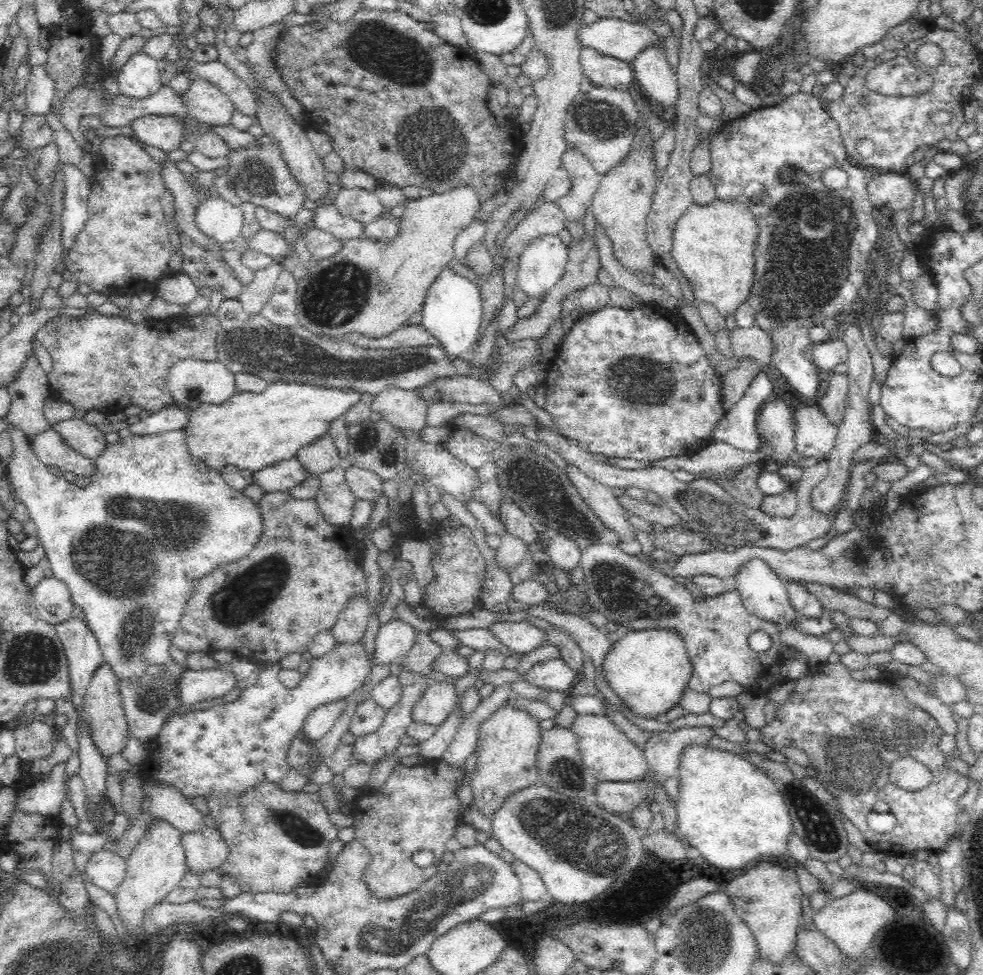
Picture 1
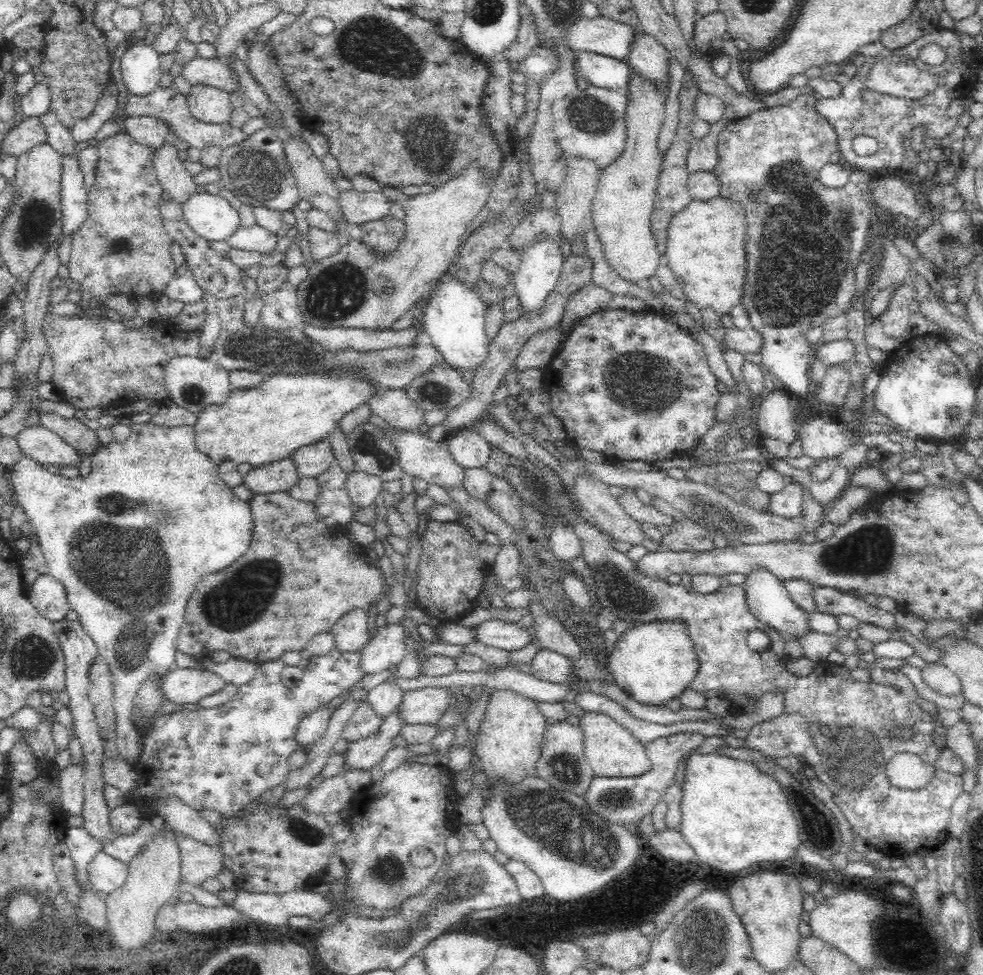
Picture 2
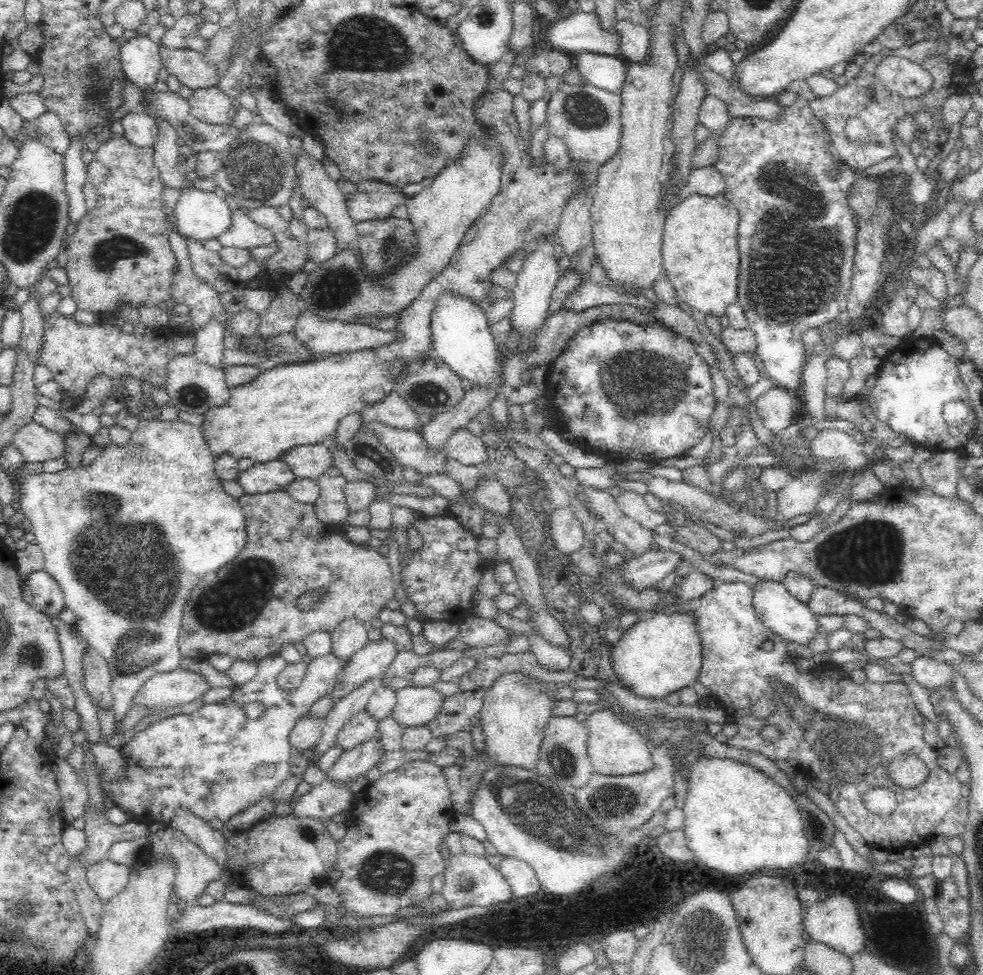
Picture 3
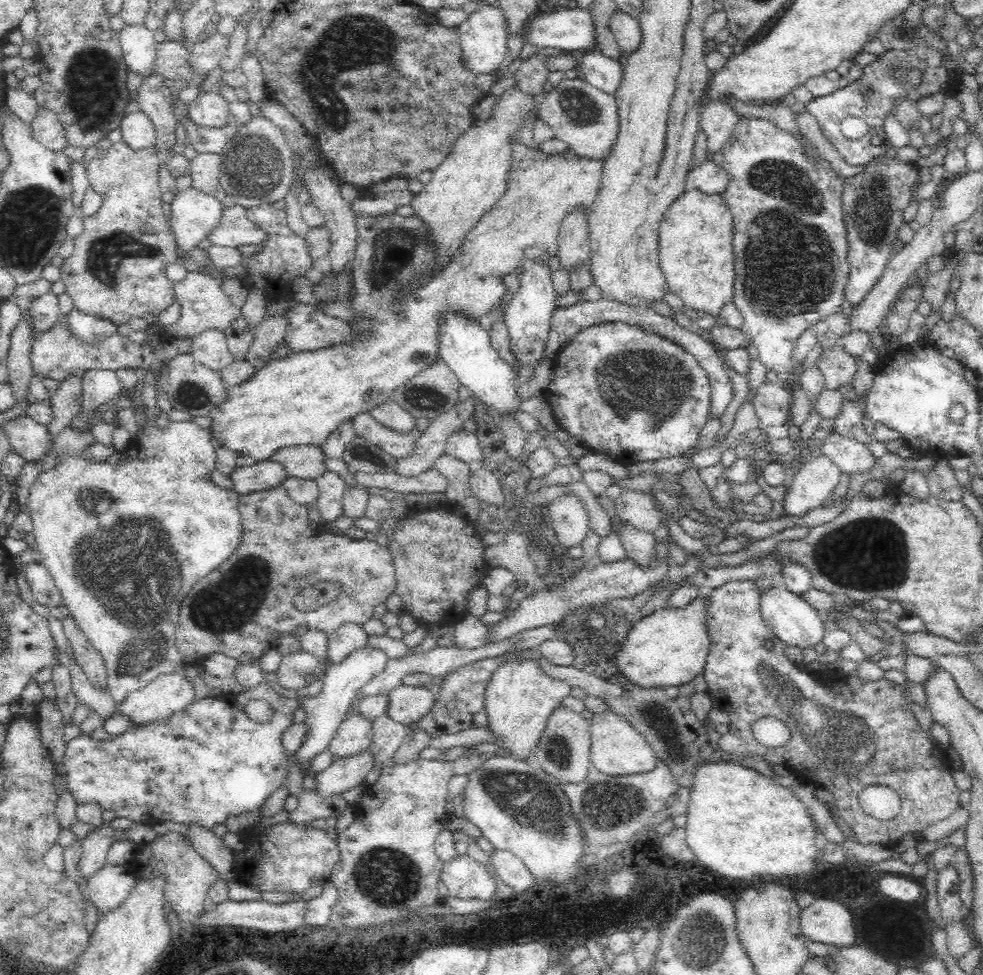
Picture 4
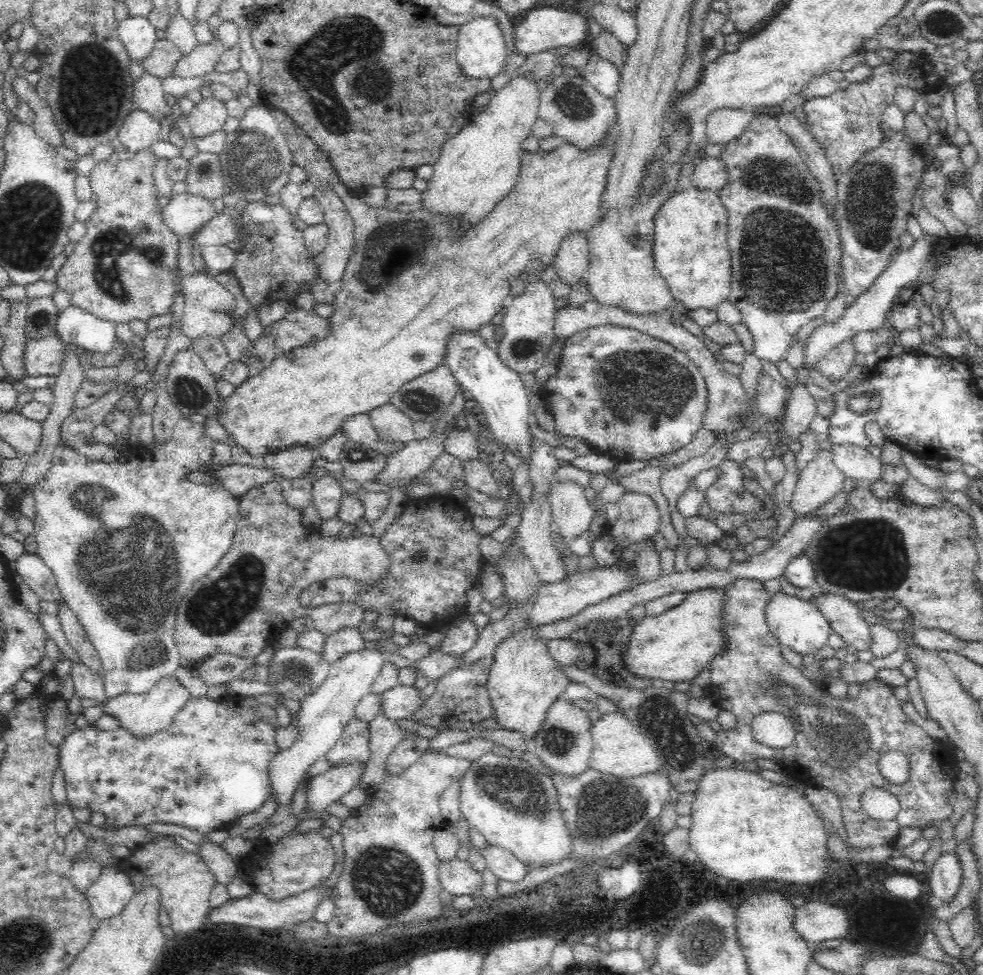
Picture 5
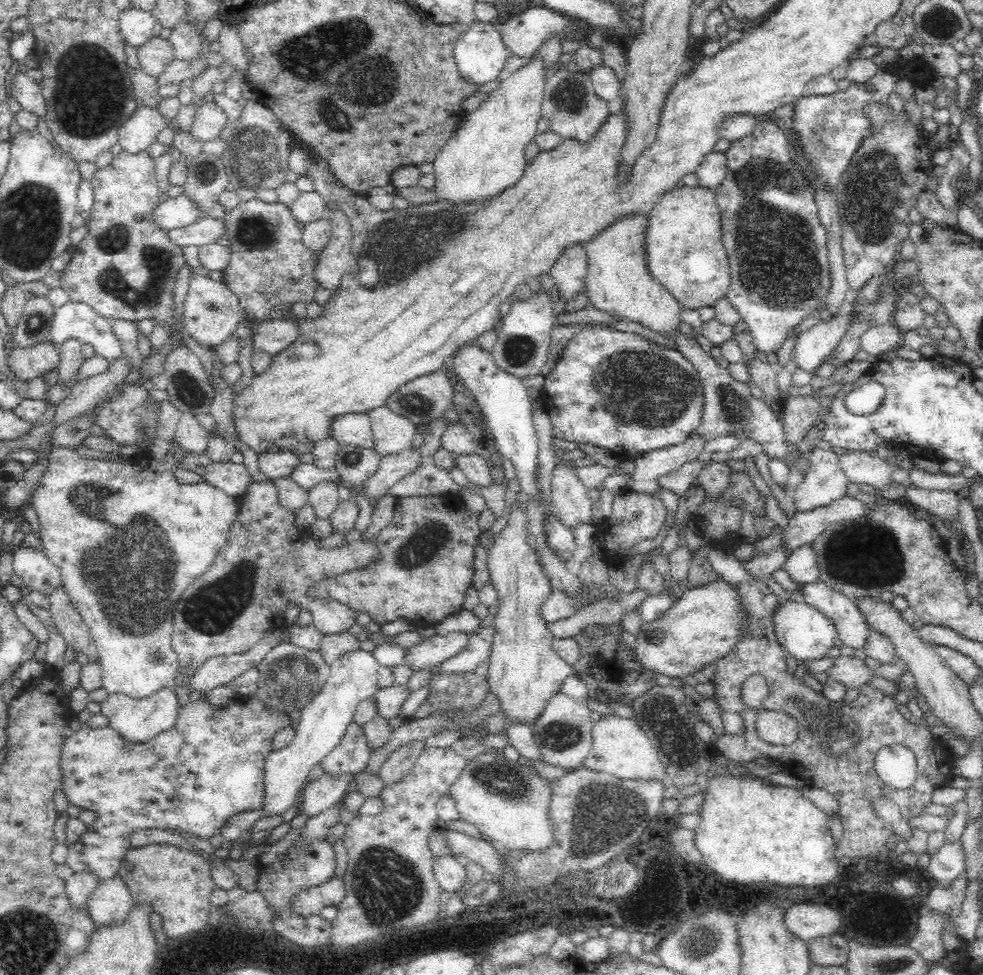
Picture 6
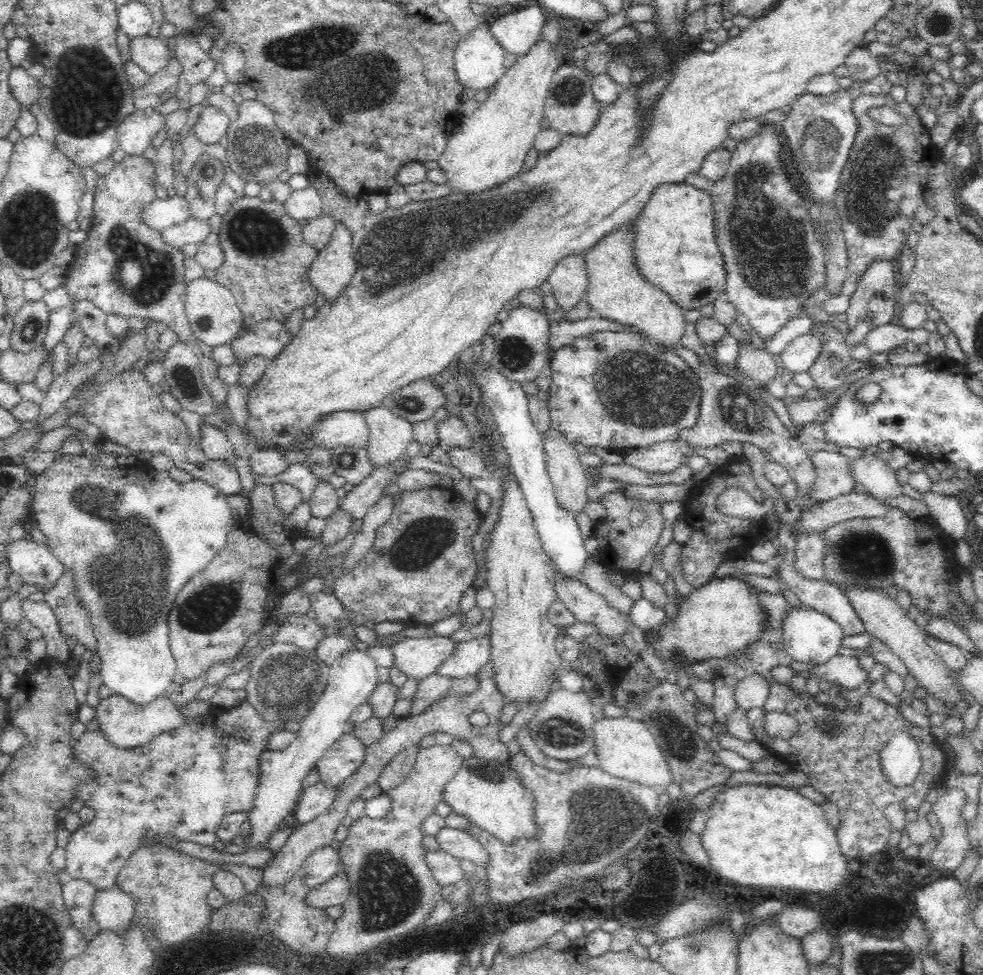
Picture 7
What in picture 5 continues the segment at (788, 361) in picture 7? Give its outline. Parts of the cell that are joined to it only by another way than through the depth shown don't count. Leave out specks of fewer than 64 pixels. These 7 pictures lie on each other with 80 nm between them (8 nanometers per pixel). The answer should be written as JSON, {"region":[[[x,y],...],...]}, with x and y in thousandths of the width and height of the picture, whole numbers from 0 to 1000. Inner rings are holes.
{"region":[[[940,241],[935,246],[931,246],[930,251],[924,256],[914,255],[907,267],[901,272],[899,279],[891,284],[891,287],[883,295],[882,299],[875,302],[873,305],[865,308],[859,322],[848,328],[848,330],[839,330],[832,334],[816,349],[818,356],[818,372],[817,375],[825,378],[831,377],[832,370],[843,359],[846,359],[854,351],[865,347],[875,339],[893,338],[897,333],[902,332],[903,320],[907,316],[909,306],[914,303],[917,296],[930,292],[932,285],[936,283],[938,274],[942,272],[942,267],[948,258],[948,252],[954,248],[954,243]]]}

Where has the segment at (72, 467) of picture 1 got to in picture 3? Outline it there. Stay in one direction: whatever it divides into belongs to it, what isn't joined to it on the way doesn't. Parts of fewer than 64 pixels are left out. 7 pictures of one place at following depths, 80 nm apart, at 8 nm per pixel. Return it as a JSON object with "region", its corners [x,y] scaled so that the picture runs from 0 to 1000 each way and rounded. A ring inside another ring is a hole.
{"region":[[[35,431],[22,435],[14,443],[12,455],[18,459],[26,474],[43,474],[65,468],[63,447]]]}

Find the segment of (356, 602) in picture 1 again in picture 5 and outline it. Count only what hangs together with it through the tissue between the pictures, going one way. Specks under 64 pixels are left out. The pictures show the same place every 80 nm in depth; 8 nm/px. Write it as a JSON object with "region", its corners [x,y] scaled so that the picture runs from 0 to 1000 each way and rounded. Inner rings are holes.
{"region":[[[362,643],[348,644],[344,648],[331,652],[328,672],[334,682],[337,682],[351,671],[370,666],[370,658],[370,654]]]}

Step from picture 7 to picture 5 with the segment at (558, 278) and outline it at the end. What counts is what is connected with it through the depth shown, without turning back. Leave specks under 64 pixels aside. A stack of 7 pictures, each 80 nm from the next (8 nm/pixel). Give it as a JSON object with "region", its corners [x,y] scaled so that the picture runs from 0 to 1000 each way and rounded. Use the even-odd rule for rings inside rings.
{"region":[[[580,239],[571,246],[563,269],[565,282],[576,292],[585,295],[592,287],[599,272],[596,239]]]}

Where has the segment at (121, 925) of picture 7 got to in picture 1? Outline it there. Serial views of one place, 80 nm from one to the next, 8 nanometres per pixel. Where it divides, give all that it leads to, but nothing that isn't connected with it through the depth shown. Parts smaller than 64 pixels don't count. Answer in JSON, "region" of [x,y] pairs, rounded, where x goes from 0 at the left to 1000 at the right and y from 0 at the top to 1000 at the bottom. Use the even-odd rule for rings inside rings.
{"region":[[[106,871],[101,872],[91,878],[86,894],[98,909],[114,917],[128,901],[127,879]]]}

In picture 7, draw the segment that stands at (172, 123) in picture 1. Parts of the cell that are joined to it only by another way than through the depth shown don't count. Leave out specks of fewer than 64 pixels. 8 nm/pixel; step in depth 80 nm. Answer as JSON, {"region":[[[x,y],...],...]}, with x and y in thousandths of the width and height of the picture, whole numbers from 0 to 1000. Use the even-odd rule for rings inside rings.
{"region":[[[159,111],[132,116],[118,129],[119,146],[130,160],[143,160],[154,150],[156,139],[167,129],[167,118]]]}

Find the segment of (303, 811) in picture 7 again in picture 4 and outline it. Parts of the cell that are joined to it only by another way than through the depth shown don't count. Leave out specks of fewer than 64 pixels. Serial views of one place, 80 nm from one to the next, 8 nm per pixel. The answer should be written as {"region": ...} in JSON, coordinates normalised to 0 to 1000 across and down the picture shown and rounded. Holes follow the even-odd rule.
{"region":[[[376,769],[359,776],[340,779],[332,790],[317,795],[317,808],[328,818],[347,815],[350,811],[372,804],[372,796],[379,790]]]}

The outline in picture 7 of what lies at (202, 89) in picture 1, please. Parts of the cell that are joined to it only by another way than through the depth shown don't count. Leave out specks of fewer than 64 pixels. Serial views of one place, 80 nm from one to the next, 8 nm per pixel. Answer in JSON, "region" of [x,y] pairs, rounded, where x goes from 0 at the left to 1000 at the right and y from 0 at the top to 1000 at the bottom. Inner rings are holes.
{"region":[[[212,108],[204,112],[196,129],[197,137],[208,150],[222,148],[231,136],[235,125],[236,123],[227,113]]]}

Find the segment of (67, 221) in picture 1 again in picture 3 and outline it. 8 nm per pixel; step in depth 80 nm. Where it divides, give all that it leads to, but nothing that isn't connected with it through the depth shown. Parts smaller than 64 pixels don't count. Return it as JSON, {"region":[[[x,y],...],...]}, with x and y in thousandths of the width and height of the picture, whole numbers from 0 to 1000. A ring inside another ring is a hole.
{"region":[[[73,144],[65,160],[65,185],[69,200],[71,227],[79,228],[87,216],[85,190],[89,186],[89,170],[83,165],[82,146]]]}

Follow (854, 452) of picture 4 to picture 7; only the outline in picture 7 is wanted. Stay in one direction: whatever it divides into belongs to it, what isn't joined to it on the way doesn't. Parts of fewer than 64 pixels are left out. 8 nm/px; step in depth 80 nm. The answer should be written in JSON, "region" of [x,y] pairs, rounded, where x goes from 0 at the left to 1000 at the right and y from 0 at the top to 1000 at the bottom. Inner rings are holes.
{"region":[[[878,467],[876,470],[867,471],[865,482],[873,497],[877,497],[879,504],[893,513],[920,509],[911,483],[895,472],[895,469]]]}

